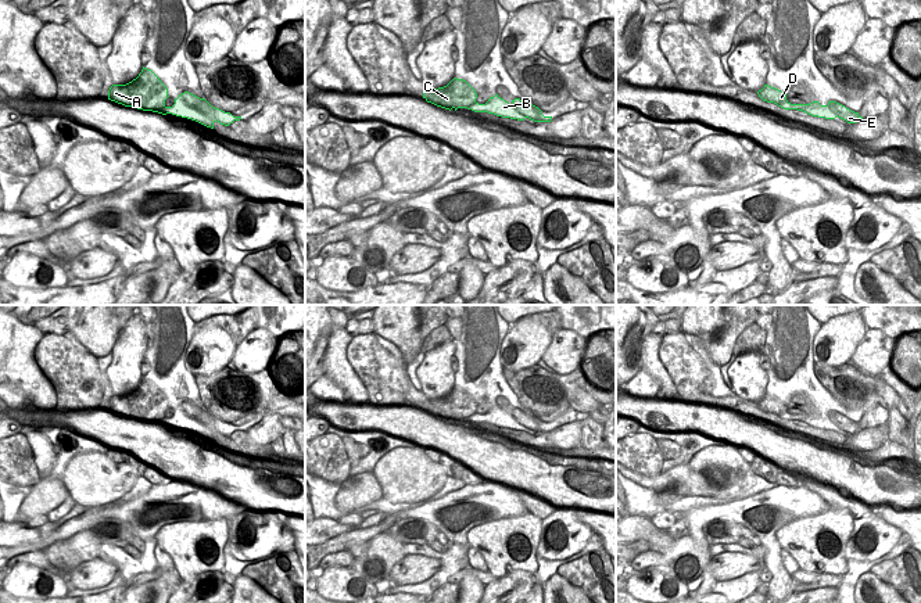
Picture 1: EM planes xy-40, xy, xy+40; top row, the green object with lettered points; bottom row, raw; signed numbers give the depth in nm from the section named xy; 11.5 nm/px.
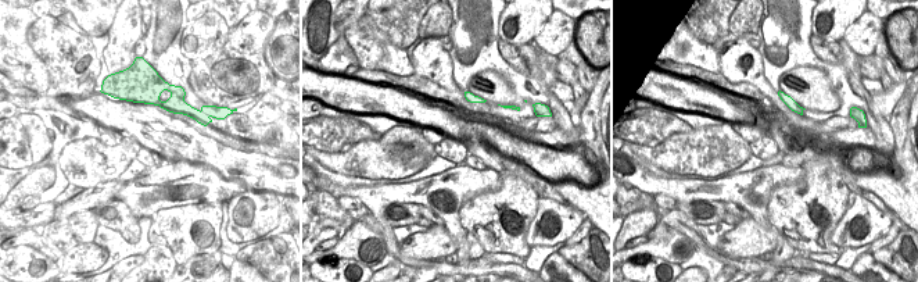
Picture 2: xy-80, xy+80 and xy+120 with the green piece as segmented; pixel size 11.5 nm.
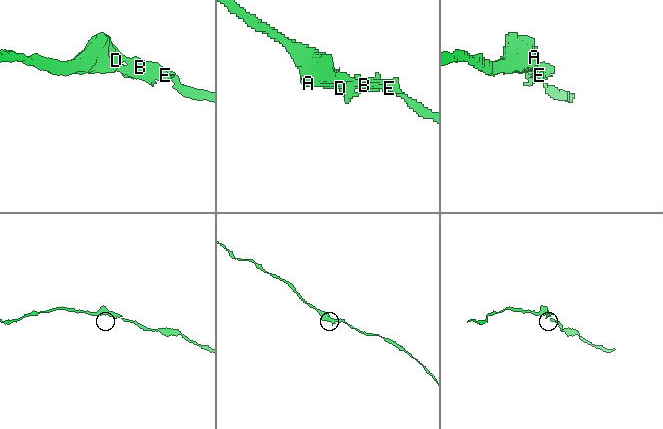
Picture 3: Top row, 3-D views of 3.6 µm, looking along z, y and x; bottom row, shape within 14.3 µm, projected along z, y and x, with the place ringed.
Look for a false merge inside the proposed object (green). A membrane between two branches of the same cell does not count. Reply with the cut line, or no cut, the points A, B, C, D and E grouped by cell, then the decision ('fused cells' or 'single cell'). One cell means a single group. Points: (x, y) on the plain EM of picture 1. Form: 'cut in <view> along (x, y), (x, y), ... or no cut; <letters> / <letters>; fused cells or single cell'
no cut; A B C D E; single cell

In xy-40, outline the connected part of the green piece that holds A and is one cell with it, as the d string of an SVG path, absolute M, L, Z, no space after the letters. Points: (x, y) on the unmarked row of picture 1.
M143 377L136 390L126 395L112 395L108 401L108 410L143 421L153 421L162 426L172 424L176 427L196 431L207 438L214 439L218 431L221 435L229 437L241 427L233 427L212 417L205 409L200 409L189 402L179 405L172 417L165 416L168 399L160 388Z

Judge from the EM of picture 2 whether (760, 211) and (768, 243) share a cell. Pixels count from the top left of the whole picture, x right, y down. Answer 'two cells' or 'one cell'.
two cells

